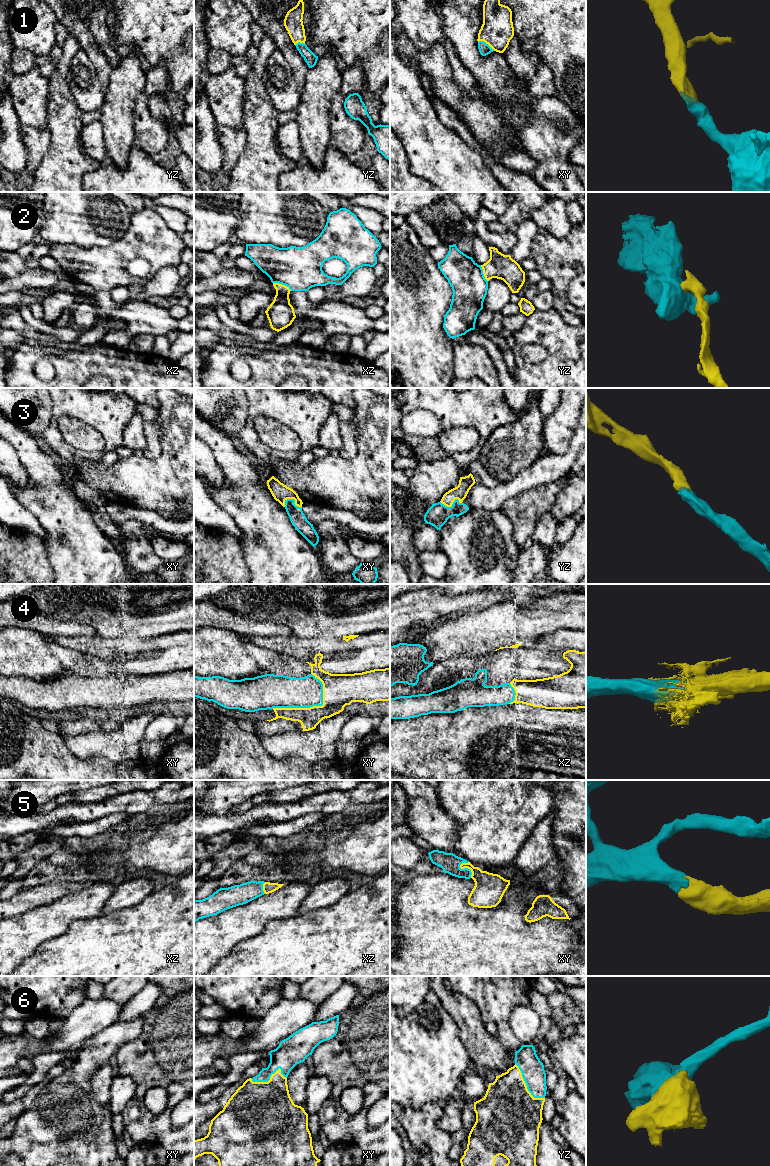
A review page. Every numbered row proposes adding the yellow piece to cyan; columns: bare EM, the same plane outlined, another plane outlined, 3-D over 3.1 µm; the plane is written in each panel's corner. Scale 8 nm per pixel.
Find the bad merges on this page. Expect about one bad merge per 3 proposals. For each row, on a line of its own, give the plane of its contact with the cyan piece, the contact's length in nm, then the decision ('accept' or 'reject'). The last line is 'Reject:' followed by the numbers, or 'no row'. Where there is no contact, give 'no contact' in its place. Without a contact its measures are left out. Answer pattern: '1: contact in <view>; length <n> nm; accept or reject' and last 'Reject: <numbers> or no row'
1: contact in xy; length 150 nm; accept
2: contact in xz; length 170 nm; reject
3: contact in xy; length 160 nm; accept
4: contact in xy; length 460 nm; accept
5: contact in xy; length 150 nm; accept
6: contact in yz; length 380 nm; accept
Reject: 2

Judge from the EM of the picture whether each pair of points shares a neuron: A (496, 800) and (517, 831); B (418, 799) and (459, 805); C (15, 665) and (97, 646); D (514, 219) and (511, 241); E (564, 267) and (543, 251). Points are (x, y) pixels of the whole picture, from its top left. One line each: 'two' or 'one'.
A: one
B: two
C: two
D: two
E: one

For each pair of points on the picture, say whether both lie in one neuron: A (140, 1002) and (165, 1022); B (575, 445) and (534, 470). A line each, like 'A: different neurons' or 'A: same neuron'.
A: different neurons
B: same neuron

